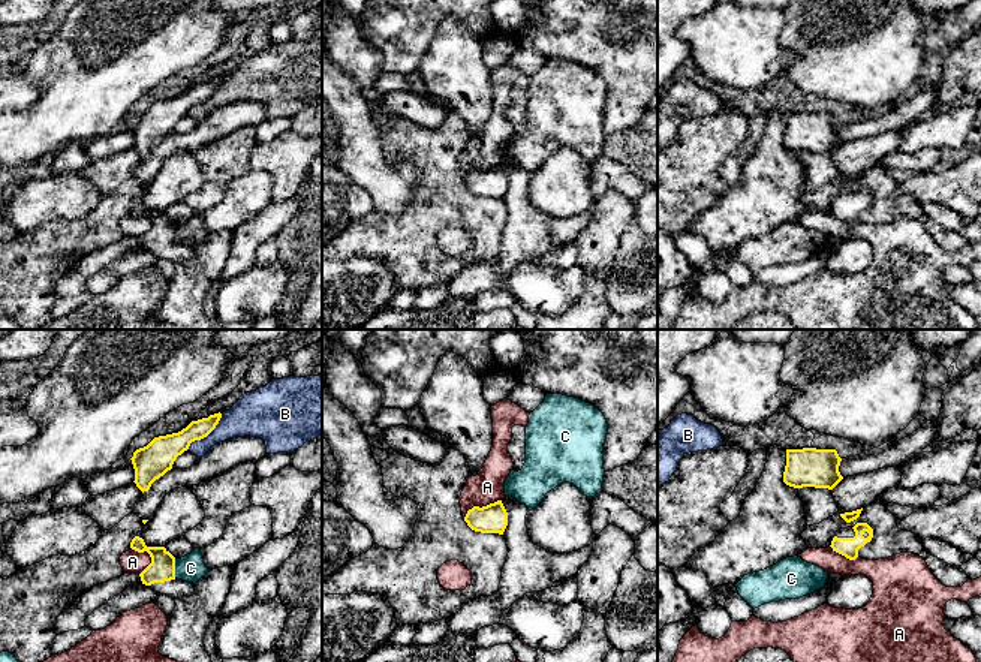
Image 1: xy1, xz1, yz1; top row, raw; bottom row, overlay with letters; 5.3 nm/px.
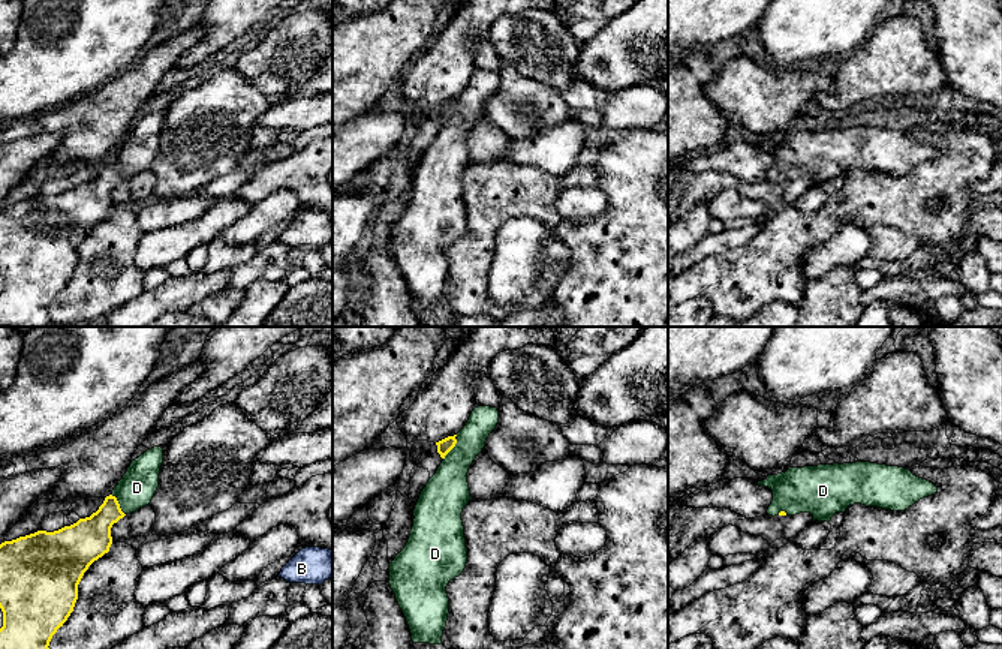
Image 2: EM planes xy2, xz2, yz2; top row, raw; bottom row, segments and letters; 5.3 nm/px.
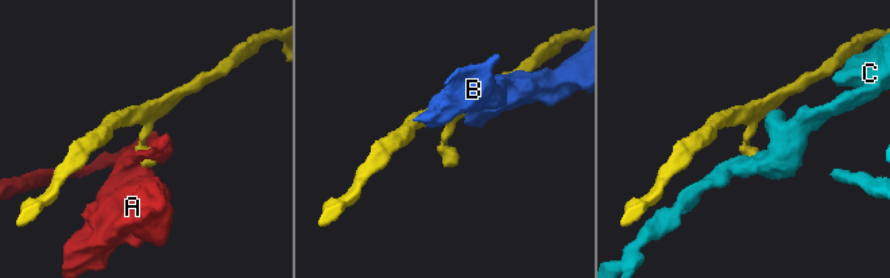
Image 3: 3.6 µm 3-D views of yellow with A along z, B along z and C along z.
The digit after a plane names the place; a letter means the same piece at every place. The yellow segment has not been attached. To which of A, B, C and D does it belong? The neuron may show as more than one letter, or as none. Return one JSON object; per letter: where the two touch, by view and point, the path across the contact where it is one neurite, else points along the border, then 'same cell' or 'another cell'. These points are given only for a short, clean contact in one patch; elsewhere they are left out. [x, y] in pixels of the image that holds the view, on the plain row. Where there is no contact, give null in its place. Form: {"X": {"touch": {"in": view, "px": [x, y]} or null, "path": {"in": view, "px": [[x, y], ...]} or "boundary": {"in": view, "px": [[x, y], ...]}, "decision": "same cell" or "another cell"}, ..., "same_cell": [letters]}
{"A": {"touch": {"in": "xz1", "px": [483, 171]}, "decision": "another cell"}, "B": {"touch": {"in": "xy1", "px": [207, 99]}, "decision": "another cell"}, "C": {"touch": {"in": "xy1", "px": [174, 232]}, "boundary": {"in": "xy1", "px": [[174, 223], [175, 241]]}, "decision": "another cell"}, "D": {"touch": {"in": "xz2", "px": [454, 110]}, "decision": "same cell"}, "same_cell": ["D"]}

